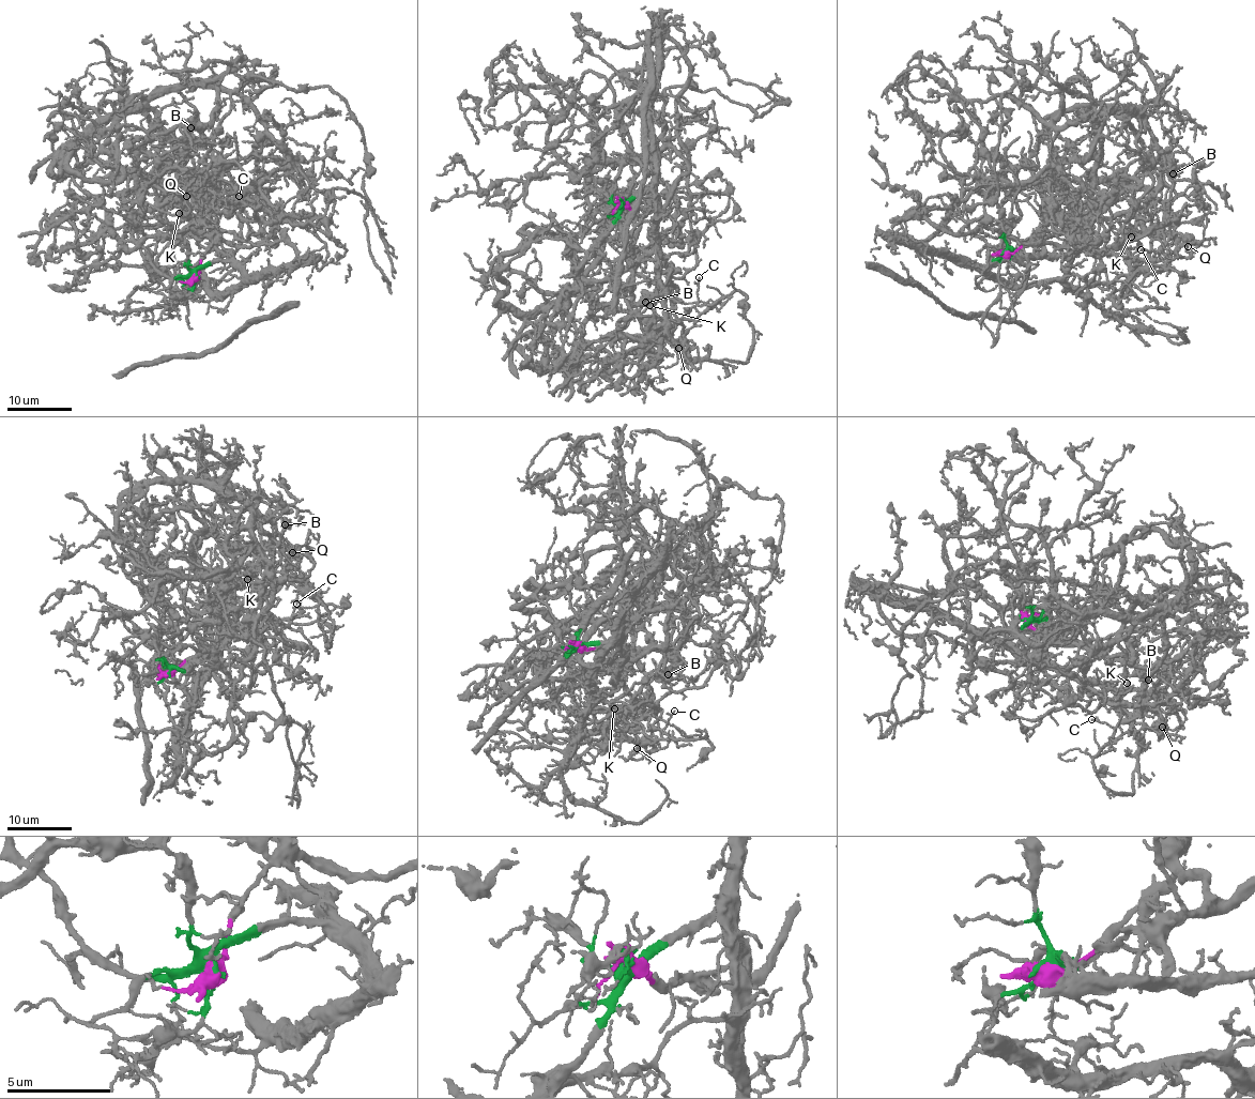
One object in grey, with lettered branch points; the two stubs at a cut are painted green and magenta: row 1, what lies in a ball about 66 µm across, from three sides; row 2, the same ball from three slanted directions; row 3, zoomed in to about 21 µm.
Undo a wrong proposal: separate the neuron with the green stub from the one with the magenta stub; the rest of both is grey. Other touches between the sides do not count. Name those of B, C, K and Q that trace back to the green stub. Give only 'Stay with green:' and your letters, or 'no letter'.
Stay with green: C, K, Q

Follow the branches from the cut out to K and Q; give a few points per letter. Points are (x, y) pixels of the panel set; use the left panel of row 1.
K: (194, 275), (201, 268), (230, 259), (209, 238), (207, 209), (189, 204), (178, 213)
Q: (194, 275), (230, 259), (208, 234), (197, 239), (187, 231), (196, 208), (184, 207), (186, 195)

